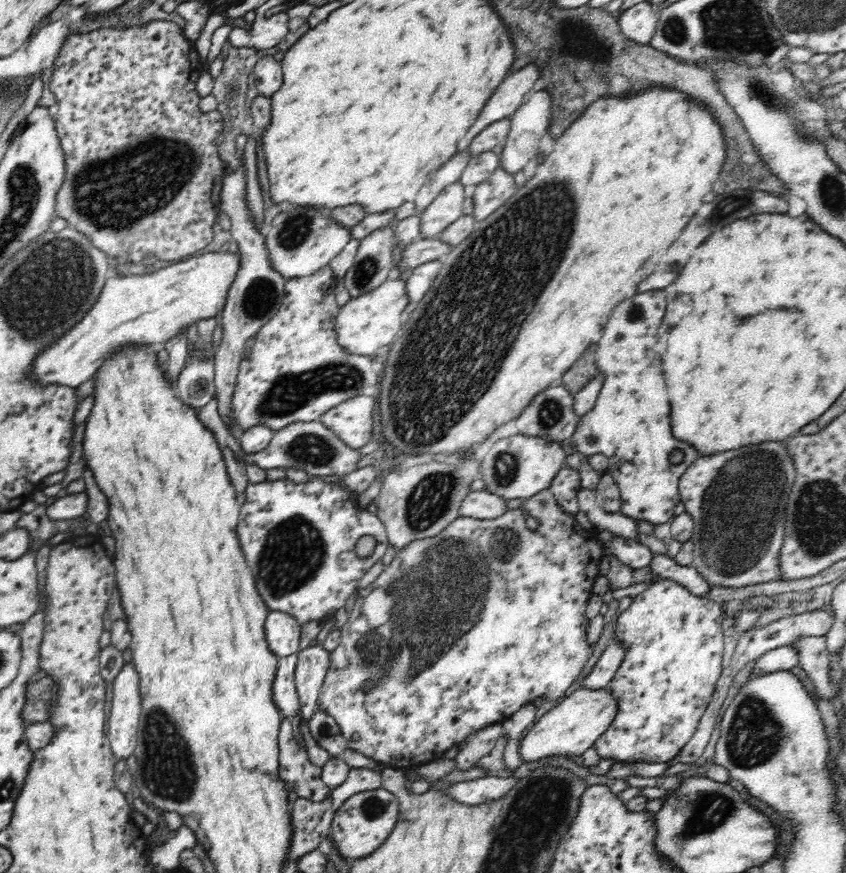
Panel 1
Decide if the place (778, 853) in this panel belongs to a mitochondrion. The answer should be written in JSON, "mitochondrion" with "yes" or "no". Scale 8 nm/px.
{"mitochondrion":"no"}

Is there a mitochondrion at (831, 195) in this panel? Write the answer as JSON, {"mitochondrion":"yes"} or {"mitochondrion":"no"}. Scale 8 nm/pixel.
{"mitochondrion":"yes"}

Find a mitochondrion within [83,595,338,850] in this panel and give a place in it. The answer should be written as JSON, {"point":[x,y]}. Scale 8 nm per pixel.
{"point":[168,771]}

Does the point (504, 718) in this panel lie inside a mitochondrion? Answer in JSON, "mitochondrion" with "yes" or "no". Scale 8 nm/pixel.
{"mitochondrion":"no"}

